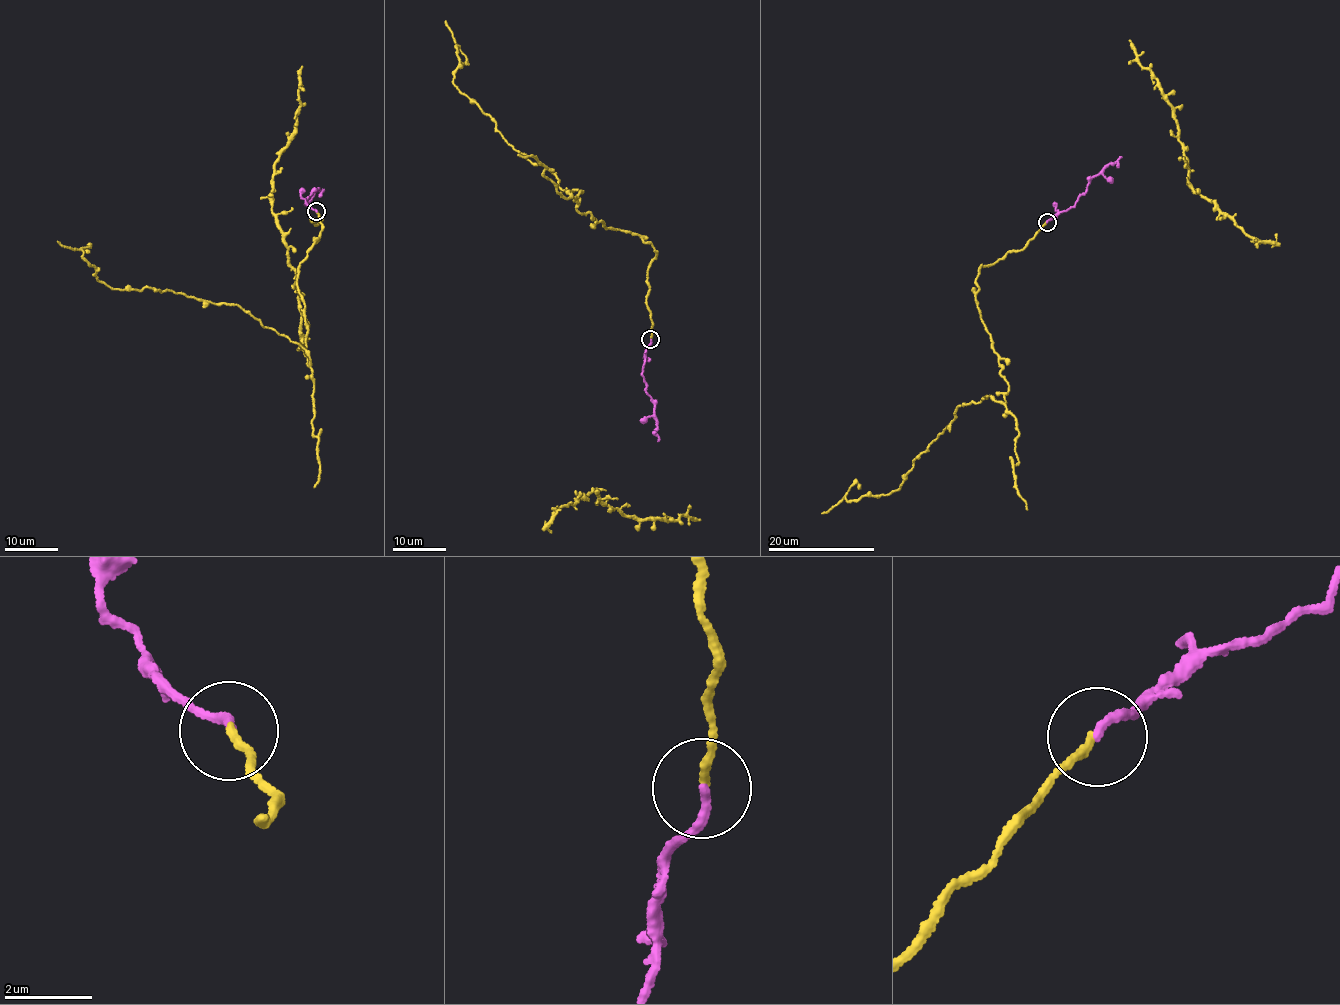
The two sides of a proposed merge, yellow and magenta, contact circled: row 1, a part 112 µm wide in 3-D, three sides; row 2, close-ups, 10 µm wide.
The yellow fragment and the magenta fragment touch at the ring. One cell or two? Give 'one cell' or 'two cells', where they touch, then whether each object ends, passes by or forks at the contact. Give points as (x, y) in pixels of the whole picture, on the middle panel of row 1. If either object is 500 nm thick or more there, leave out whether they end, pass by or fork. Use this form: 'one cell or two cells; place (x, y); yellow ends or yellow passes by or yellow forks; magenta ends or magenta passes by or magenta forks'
one cell; place (650, 339); yellow ends; magenta ends

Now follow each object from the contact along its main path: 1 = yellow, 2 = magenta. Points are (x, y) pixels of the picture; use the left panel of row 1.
1: (315, 211), (320, 234), (297, 281), (309, 365), (309, 352), (236, 305), (111, 287), (84, 252), (57, 241)
2: (316, 211), (306, 204), (305, 200), (314, 190), (321, 190)

